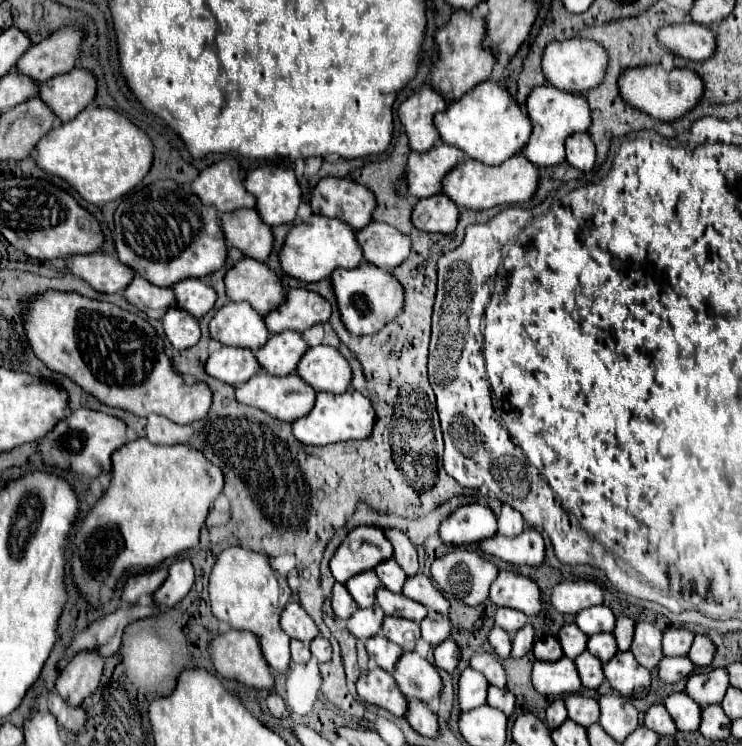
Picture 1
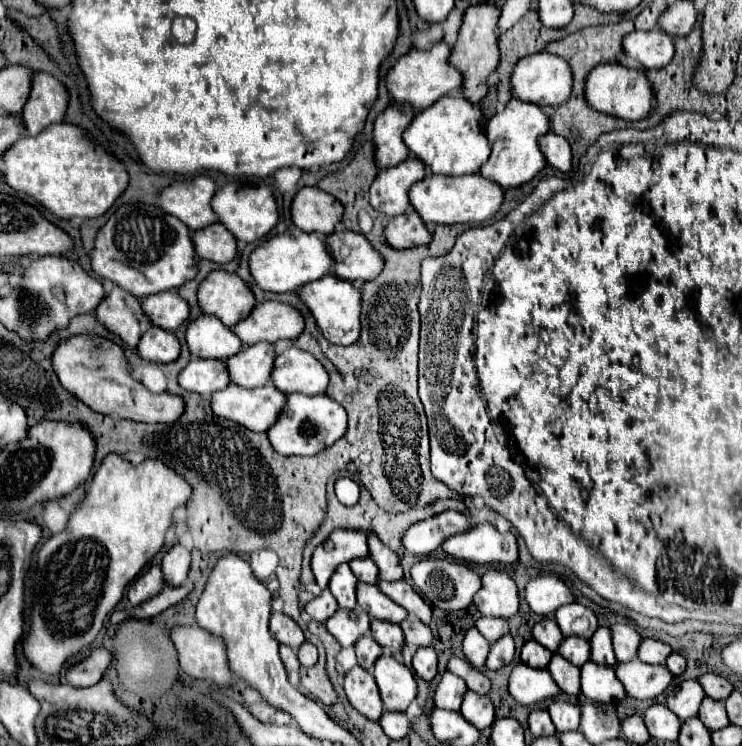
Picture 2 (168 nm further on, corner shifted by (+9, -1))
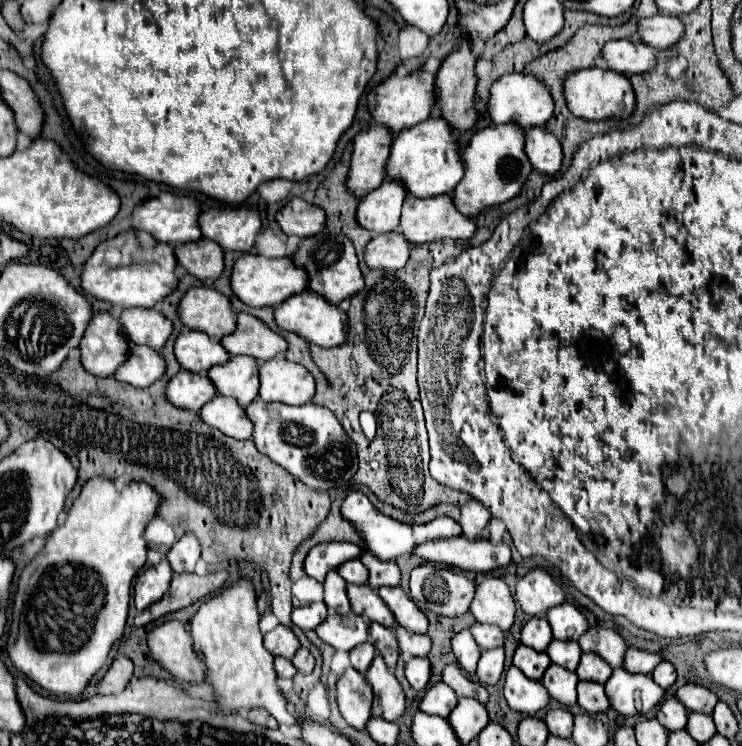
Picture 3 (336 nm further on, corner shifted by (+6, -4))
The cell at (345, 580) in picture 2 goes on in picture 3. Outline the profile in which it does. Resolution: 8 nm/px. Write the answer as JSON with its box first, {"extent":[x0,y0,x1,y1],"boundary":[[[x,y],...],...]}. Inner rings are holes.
{"extent":[324,570,352,614],"boundary":[[[332,570],[324,580],[324,602],[336,614],[350,614],[352,612],[352,608],[348,604],[346,586],[348,586],[346,580],[336,570]]]}

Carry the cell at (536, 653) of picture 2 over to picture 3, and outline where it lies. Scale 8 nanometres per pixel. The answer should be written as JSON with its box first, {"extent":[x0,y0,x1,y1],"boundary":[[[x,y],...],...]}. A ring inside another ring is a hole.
{"extent":[514,644,550,680],"boundary":[[[520,644],[516,648],[514,654],[514,666],[520,668],[528,678],[532,680],[540,680],[540,676],[544,676],[546,668],[550,666],[550,656],[546,652],[536,652],[524,644]]]}

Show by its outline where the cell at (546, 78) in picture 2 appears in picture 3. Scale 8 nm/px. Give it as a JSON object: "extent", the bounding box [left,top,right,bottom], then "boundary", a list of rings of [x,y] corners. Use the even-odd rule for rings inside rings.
{"extent":[490,72,554,130],"boundary":[[[514,72],[508,76],[502,76],[500,80],[496,80],[492,84],[490,90],[490,116],[494,124],[506,124],[506,122],[514,122],[518,126],[522,126],[524,130],[536,126],[536,124],[544,124],[552,112],[554,112],[554,100],[550,94],[550,88],[536,76],[532,74],[524,74],[524,72]]]}

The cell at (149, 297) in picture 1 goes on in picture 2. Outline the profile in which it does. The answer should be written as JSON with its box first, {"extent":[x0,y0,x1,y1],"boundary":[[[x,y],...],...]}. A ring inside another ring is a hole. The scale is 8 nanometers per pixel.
{"extent":[95,287,151,349],"boundary":[[[113,287],[99,307],[95,309],[95,317],[107,331],[117,335],[125,349],[135,349],[137,341],[151,325],[145,325],[145,317],[141,317],[141,301],[129,297],[123,289]]]}

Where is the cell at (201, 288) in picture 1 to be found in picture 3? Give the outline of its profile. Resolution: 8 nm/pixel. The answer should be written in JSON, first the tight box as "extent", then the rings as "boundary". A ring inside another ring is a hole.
{"extent":[120,308,172,350],"boundary":[[[128,308],[128,310],[122,310],[120,312],[120,326],[122,326],[124,336],[132,344],[148,344],[156,350],[160,350],[166,344],[168,336],[172,334],[172,322],[156,308]]]}

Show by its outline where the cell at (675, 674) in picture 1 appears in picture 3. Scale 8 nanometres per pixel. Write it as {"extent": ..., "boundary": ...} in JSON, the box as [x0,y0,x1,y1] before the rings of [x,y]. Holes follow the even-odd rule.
{"extent":[606,668,664,716],"boundary":[[[616,668],[612,672],[610,680],[606,682],[606,692],[612,708],[624,716],[650,712],[664,696],[664,688],[660,688],[652,676],[632,674],[624,668]]]}

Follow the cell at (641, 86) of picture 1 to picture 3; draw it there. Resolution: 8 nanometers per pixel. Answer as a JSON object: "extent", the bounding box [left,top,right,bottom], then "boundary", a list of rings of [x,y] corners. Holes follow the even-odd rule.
{"extent":[564,66,636,120],"boundary":[[[598,66],[578,70],[570,74],[564,82],[566,102],[574,116],[584,120],[606,120],[606,118],[628,118],[632,116],[632,108],[636,108],[636,94],[632,92],[632,84],[628,76],[620,72],[612,72],[610,68],[602,70]]]}

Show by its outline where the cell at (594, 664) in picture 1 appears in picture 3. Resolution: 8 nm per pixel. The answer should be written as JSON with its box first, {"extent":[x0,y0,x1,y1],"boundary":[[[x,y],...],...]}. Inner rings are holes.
{"extent":[540,664,580,706],"boundary":[[[550,664],[540,682],[546,686],[546,690],[554,700],[566,706],[576,704],[576,684],[580,682],[576,672],[560,668],[558,664]]]}

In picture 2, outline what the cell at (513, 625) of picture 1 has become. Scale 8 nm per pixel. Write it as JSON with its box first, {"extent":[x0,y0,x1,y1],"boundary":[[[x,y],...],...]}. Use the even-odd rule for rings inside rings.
{"extent":[475,617,509,643],"boundary":[[[481,617],[481,619],[477,619],[475,627],[479,629],[479,633],[481,633],[489,643],[495,643],[499,637],[503,637],[503,635],[509,633],[507,619],[501,619],[501,617]]]}

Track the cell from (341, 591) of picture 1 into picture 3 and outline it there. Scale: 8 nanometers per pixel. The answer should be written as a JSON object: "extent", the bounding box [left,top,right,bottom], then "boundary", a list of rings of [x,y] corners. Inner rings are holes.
{"extent":[292,602,328,630],"boundary":[[[314,602],[302,608],[294,608],[292,612],[292,624],[302,630],[314,630],[320,626],[320,622],[326,620],[328,606],[324,602]]]}

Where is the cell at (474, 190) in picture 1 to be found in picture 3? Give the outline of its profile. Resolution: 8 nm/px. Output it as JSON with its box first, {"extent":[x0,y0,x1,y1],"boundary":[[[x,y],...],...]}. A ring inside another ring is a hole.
{"extent":[400,194,478,244],"boundary":[[[452,194],[448,196],[432,196],[428,200],[416,200],[414,196],[406,196],[404,208],[402,208],[402,220],[400,220],[400,232],[404,238],[412,244],[422,242],[434,242],[434,240],[468,240],[478,230],[476,220],[464,216],[462,212],[456,212],[456,204],[452,204]]]}

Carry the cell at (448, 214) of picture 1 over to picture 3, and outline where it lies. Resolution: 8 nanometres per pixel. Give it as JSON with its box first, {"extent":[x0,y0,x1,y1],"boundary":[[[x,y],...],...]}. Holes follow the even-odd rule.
{"extent":[366,232,410,270],"boundary":[[[386,232],[384,236],[376,236],[366,246],[366,264],[370,268],[384,268],[384,270],[400,270],[404,268],[410,246],[400,232]]]}

